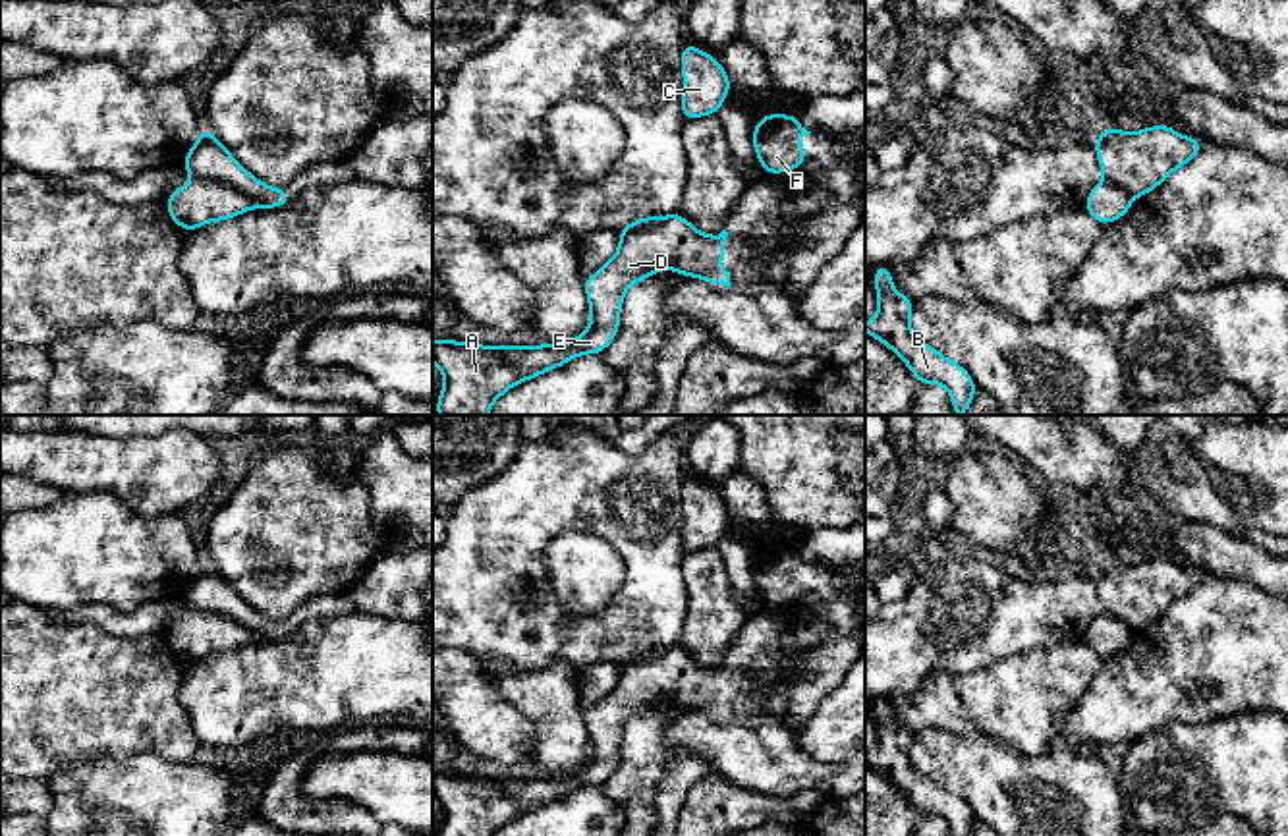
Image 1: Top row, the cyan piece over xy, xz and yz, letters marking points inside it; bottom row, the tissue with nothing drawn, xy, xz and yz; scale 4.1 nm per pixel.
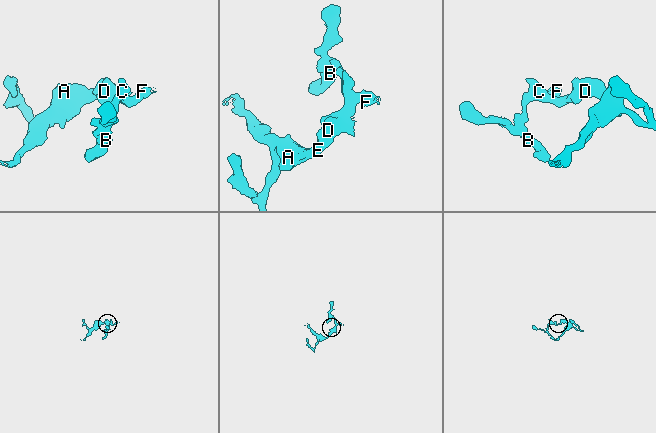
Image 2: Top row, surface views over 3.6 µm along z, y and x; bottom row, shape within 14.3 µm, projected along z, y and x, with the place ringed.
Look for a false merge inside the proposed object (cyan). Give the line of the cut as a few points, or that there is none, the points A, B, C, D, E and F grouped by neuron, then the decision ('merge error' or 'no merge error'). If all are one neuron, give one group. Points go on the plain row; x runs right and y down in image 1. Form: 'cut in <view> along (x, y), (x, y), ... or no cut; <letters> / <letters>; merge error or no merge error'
cut in xy along (196, 611), (224, 614), (269, 638); A D E / B C F; merge error

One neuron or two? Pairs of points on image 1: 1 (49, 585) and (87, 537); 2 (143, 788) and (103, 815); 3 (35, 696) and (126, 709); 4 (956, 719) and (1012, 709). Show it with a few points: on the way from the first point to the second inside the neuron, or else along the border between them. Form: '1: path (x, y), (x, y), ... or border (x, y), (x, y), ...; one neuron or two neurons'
1: path (58, 574), (82, 549); one neuron
2: path (134, 798), (112, 815); one neuron
3: path (58, 696), (103, 696); one neuron
4: path (970, 713), (999, 713); one neuron

